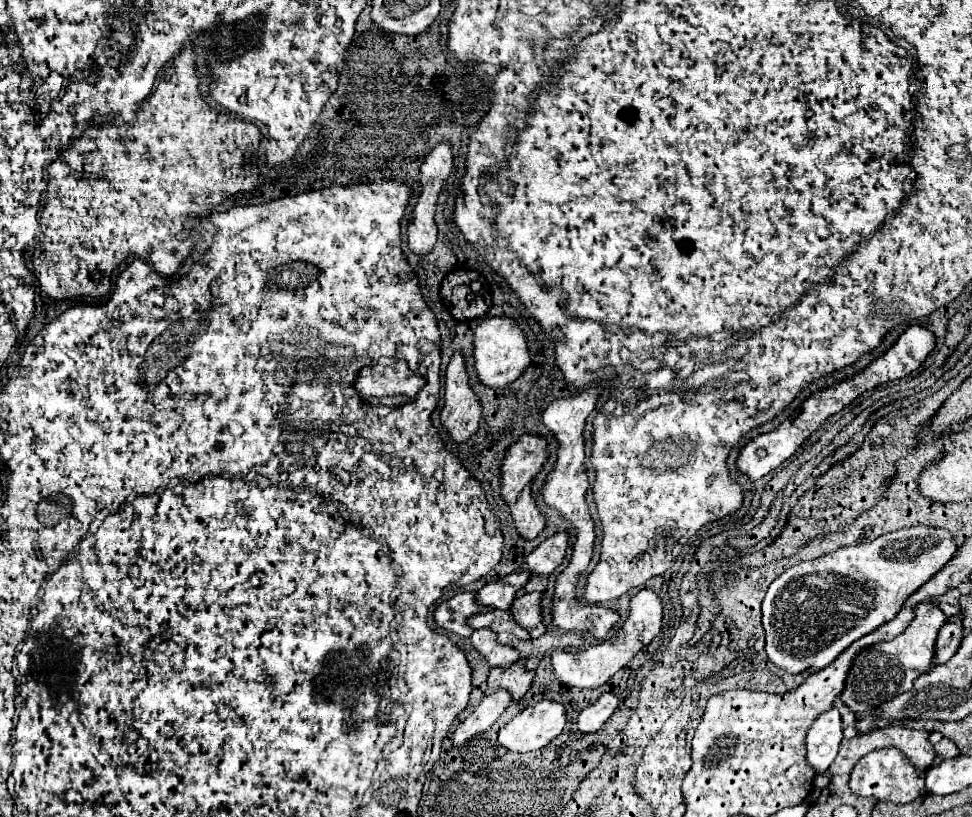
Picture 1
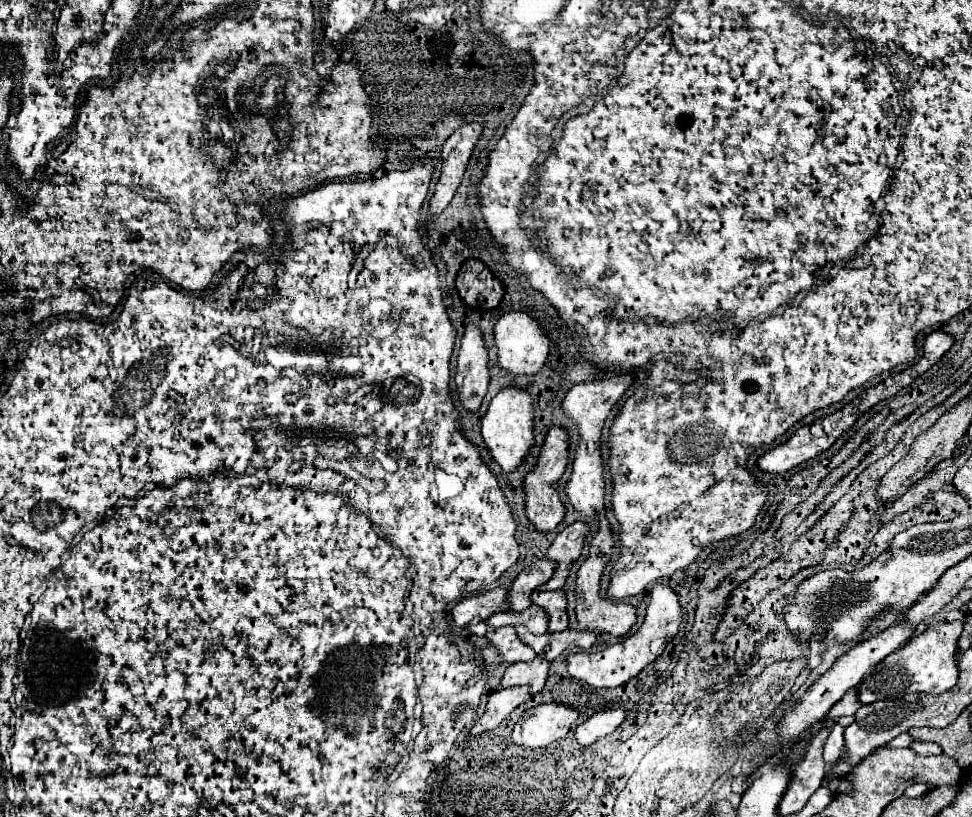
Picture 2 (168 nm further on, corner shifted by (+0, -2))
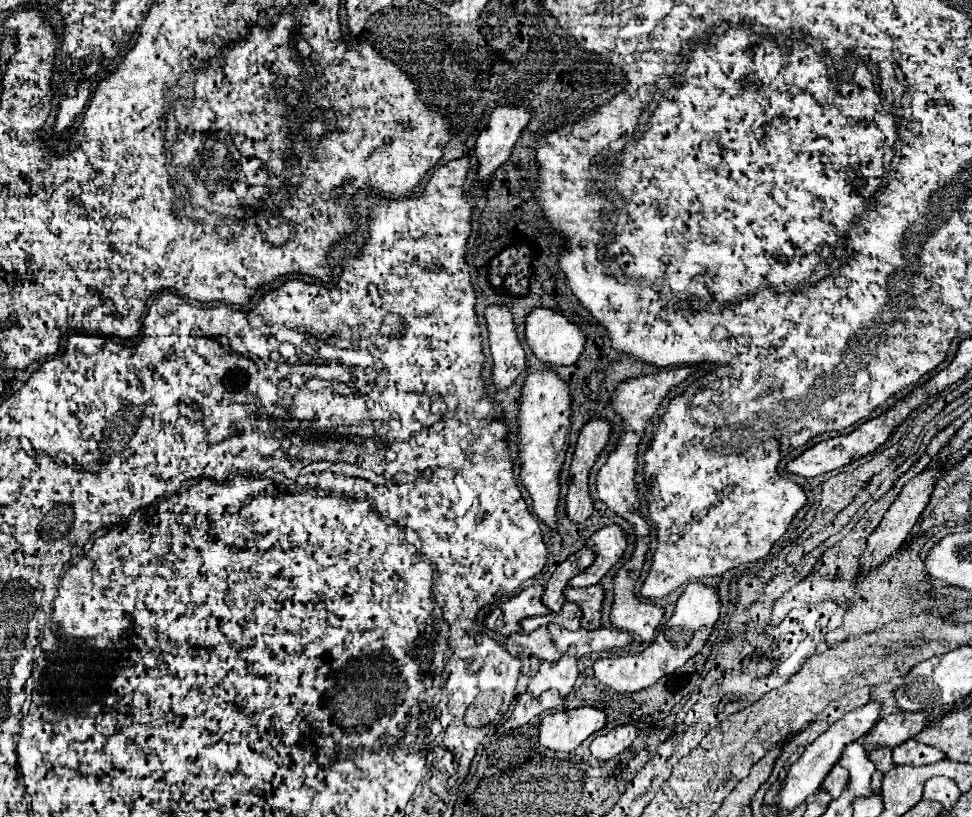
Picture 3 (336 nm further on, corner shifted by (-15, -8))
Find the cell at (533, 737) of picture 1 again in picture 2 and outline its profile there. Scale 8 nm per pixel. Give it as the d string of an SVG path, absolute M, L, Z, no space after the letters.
M541 704L529 708L515 724L511 740L525 748L545 748L551 742L565 738L579 714L561 704Z

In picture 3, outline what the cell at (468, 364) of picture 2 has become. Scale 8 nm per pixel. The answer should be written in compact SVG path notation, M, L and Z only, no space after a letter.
M506 306L486 308L488 340L494 358L494 384L498 390L508 388L526 366L526 352L520 344L516 324Z

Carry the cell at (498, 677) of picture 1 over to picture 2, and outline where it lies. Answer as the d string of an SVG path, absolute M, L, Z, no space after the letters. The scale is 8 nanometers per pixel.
M537 654L535 660L531 660L531 662L515 662L515 664L511 664L505 670L499 688L523 686L525 684L525 686L531 688L531 694L537 694L537 692L541 692L541 688L545 684L547 672L549 672L549 662L543 660L543 656Z

